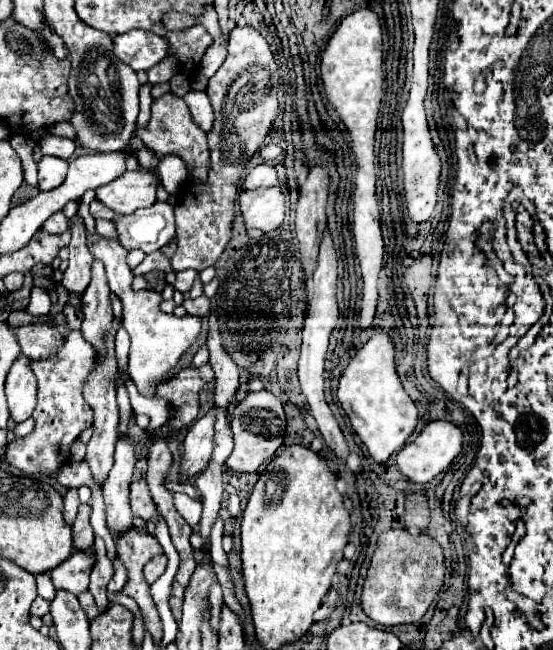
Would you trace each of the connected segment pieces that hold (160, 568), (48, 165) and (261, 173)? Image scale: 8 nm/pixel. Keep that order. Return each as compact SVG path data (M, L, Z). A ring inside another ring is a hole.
M154 556L146 566L144 566L144 578L148 584L152 584L158 576L162 576L166 570L166 556Z
M44 156L38 162L38 178L40 178L40 190L54 190L58 188L64 178L66 178L66 170L68 170L68 162L62 158L54 158L54 156Z
M260 164L248 172L248 176L242 182L242 190L248 190L248 188L256 190L260 186L276 186L276 184L278 184L276 168L270 164Z

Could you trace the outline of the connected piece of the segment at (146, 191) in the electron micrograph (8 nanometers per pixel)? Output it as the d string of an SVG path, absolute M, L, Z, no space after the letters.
M126 172L108 186L96 188L96 200L116 214L132 214L156 202L156 178L150 172Z

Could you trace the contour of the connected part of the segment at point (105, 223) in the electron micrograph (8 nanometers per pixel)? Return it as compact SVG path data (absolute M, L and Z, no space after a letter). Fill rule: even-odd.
M96 220L96 232L102 238L116 240L116 228L114 228L114 222L110 222L110 220Z

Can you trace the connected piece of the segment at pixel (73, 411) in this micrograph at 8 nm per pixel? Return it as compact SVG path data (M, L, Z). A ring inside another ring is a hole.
M72 330L68 336L64 336L64 344L52 356L47 359L32 360L30 367L37 379L37 404L34 410L36 428L30 436L16 438L14 442L7 445L6 460L12 466L20 468L26 474L40 472L40 474L50 476L54 470L58 470L58 464L62 466L64 462L68 462L72 442L80 436L82 430L92 426L92 410L88 408L88 404L84 402L84 396L82 396L84 382L86 382L90 368L92 368L92 362L94 362L92 358L94 358L92 348L88 346L88 342L84 342L84 336L80 334L80 330Z

